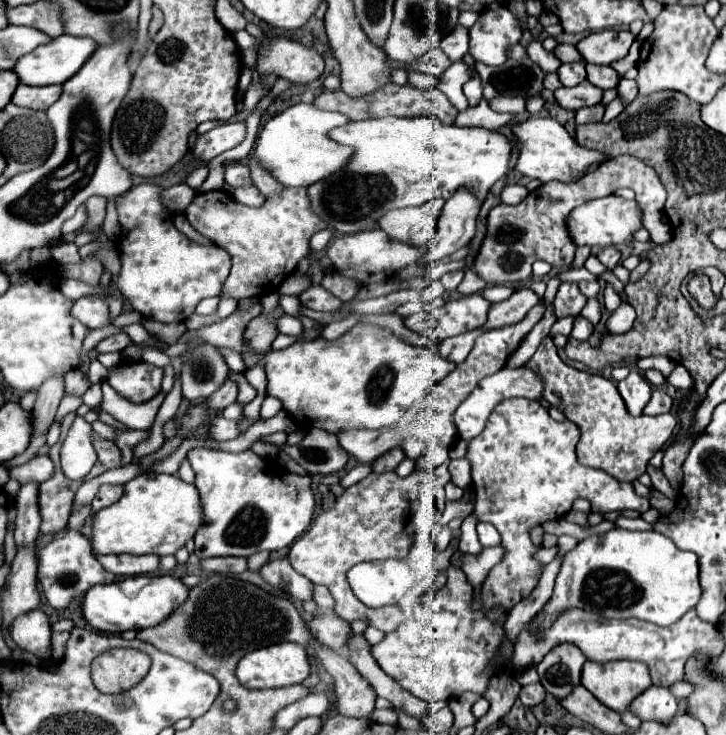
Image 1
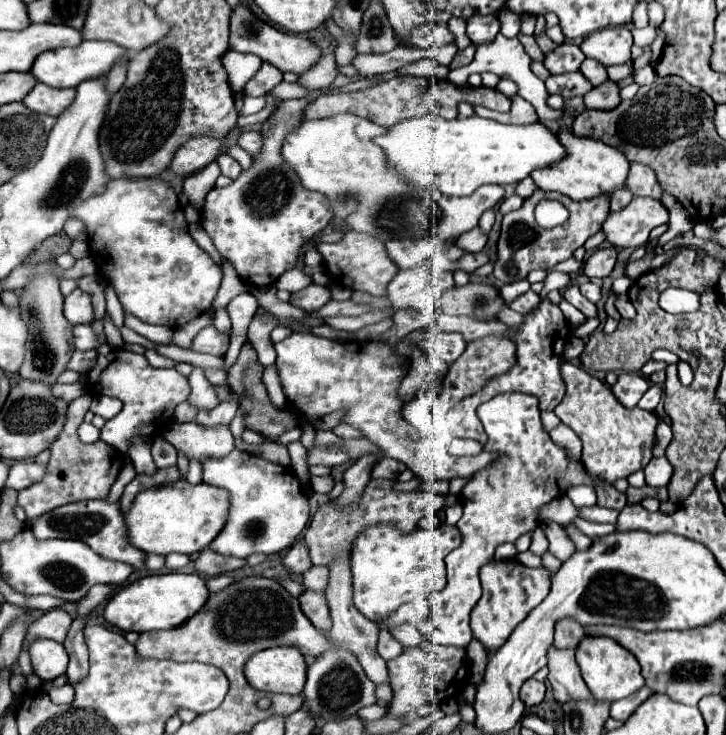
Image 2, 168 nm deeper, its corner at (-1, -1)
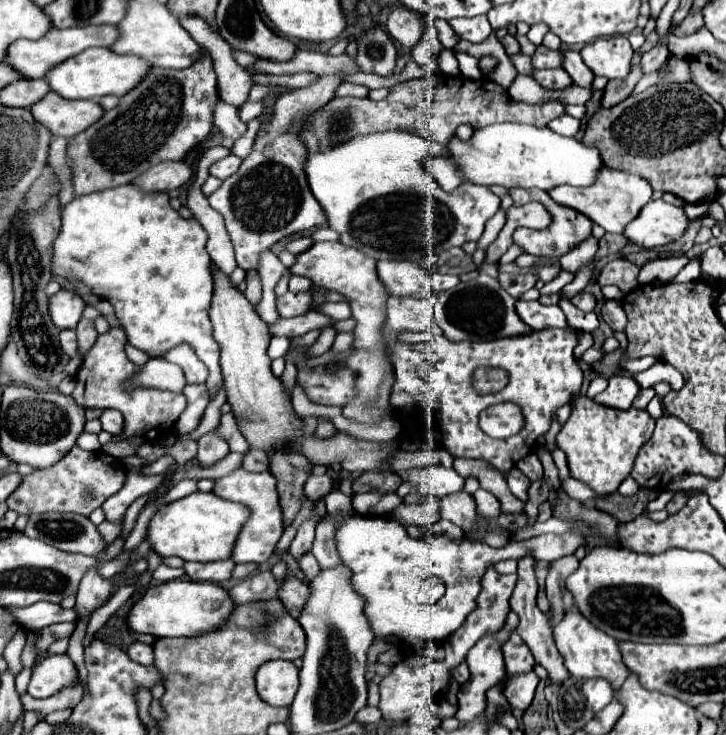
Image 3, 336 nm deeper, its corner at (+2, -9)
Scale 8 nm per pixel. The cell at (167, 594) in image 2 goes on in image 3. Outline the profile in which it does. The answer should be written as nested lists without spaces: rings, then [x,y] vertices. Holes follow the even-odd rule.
[[[172,580],[158,586],[150,586],[140,600],[136,600],[126,614],[126,626],[136,634],[150,634],[154,638],[164,636],[196,636],[208,630],[216,630],[228,618],[234,602],[228,592],[218,584]]]

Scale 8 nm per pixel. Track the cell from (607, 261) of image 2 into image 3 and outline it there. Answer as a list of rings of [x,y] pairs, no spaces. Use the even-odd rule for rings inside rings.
[[[618,258],[598,270],[596,282],[598,284],[616,284],[626,294],[638,286],[636,276],[638,276],[638,268],[634,264],[630,264],[628,260]]]

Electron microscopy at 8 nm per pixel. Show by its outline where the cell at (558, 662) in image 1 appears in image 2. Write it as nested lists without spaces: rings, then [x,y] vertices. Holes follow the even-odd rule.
[[[561,618],[555,624],[555,646],[557,648],[577,648],[585,634],[585,628],[575,622],[575,618]]]

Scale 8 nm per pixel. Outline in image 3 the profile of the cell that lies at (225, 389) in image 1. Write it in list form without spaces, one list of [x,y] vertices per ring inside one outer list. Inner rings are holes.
[[[216,430],[206,432],[200,440],[198,440],[198,460],[202,464],[214,464],[216,460],[224,458],[228,454],[228,442],[218,436]]]

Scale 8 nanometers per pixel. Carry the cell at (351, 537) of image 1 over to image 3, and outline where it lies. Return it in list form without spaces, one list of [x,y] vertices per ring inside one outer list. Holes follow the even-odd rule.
[[[430,500],[424,504],[400,504],[392,514],[388,514],[402,526],[422,526],[428,528],[440,520],[440,504],[438,500]]]

